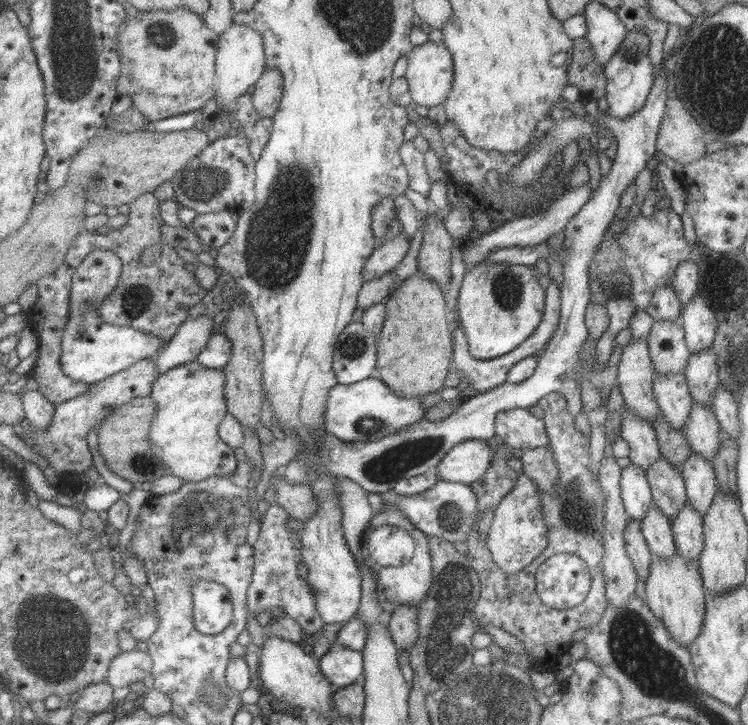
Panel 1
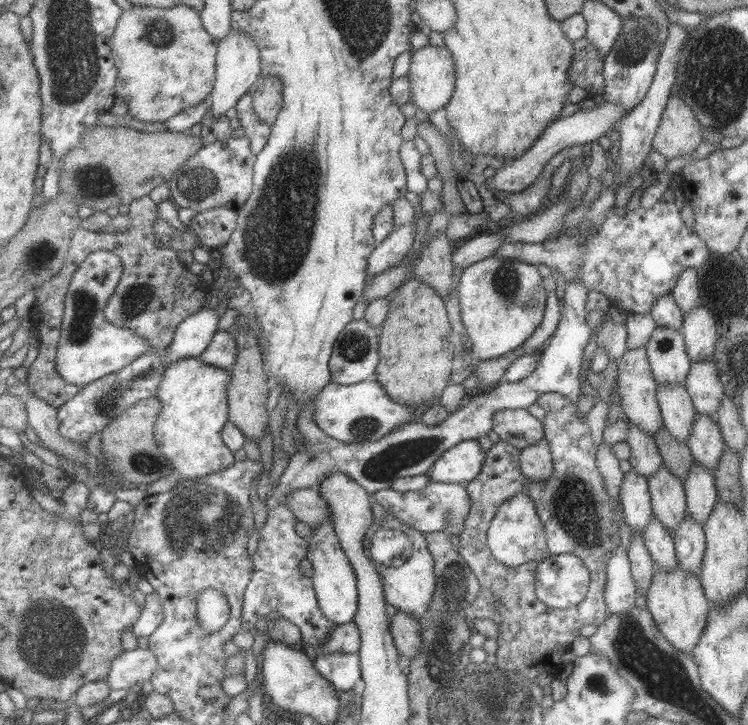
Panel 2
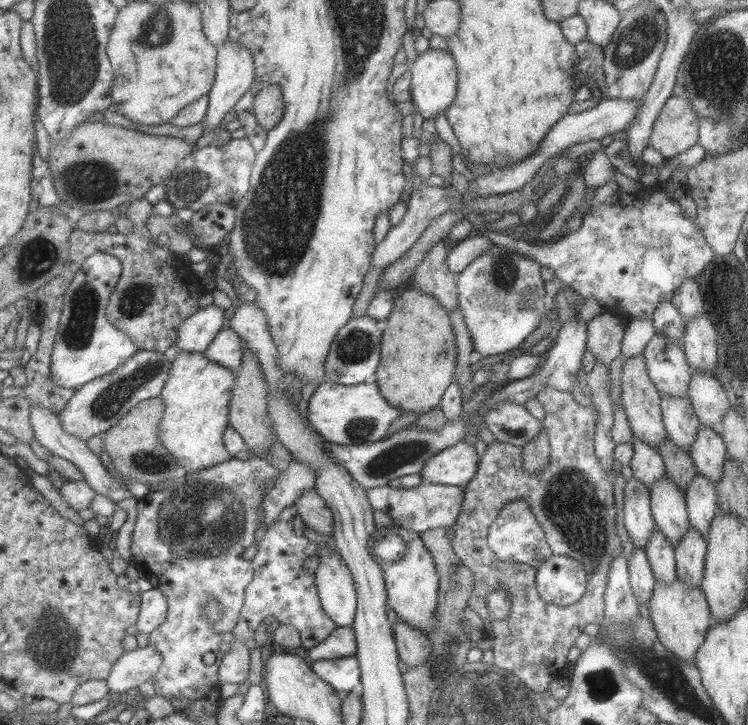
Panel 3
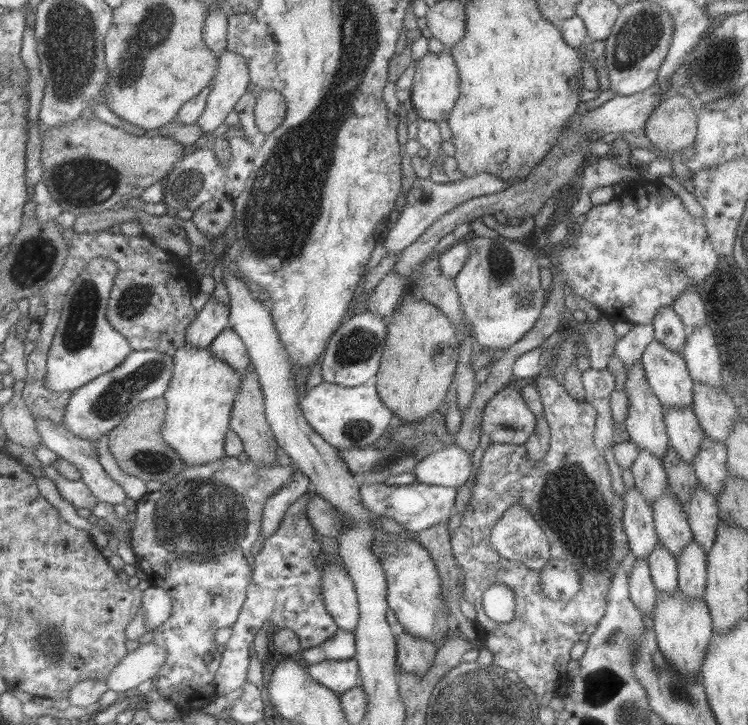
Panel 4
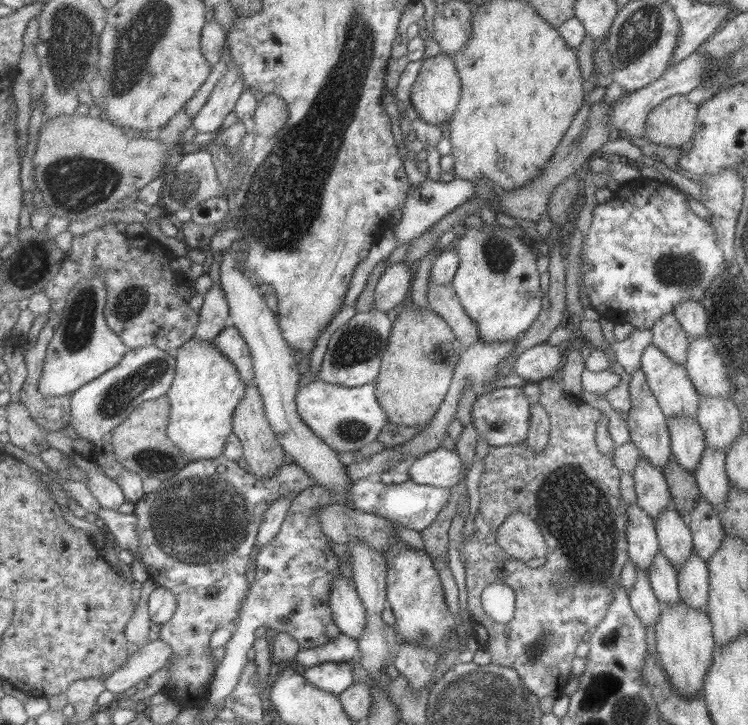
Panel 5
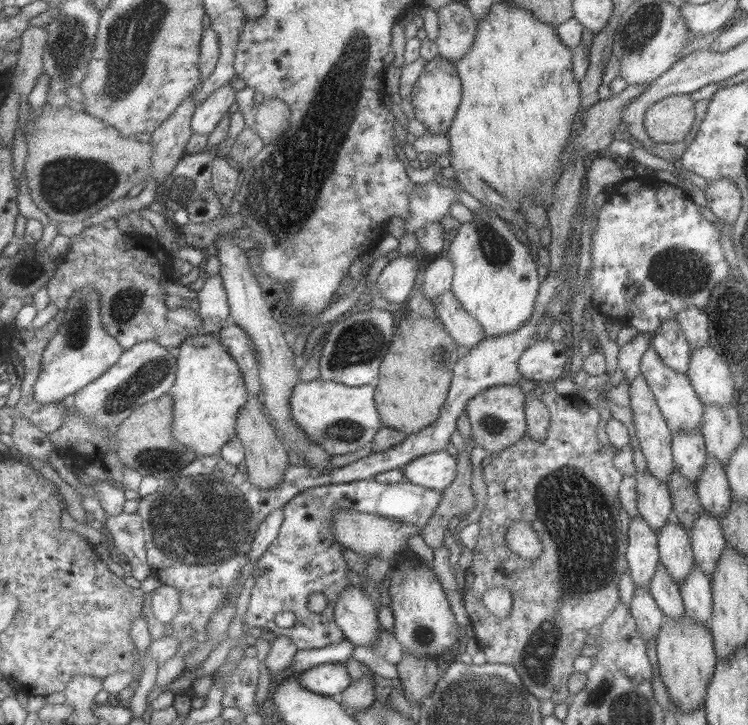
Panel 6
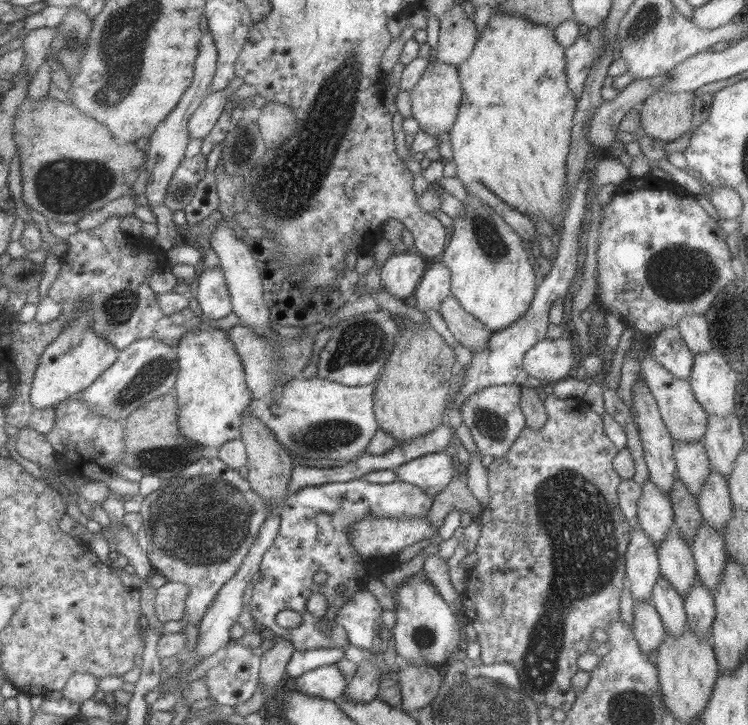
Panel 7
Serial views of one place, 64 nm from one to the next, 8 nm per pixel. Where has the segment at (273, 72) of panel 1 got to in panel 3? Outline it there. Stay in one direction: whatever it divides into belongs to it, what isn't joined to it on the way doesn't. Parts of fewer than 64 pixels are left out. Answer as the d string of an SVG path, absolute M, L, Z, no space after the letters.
M277 84L264 85L256 94L254 106L259 124L273 130L282 121L287 107L283 89Z

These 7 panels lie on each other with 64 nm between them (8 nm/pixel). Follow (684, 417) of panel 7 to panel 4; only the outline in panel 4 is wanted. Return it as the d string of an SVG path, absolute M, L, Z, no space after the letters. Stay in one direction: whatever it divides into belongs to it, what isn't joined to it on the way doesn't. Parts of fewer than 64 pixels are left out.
M653 340L647 344L641 367L645 381L664 410L691 406L693 382L689 377L682 353L673 353Z

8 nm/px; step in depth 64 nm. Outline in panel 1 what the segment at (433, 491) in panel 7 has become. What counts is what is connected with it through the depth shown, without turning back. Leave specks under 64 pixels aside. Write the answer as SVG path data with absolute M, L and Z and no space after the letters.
M487 440L464 441L453 446L434 470L440 480L470 485L480 479L485 469L488 469L491 456L492 451L489 450Z

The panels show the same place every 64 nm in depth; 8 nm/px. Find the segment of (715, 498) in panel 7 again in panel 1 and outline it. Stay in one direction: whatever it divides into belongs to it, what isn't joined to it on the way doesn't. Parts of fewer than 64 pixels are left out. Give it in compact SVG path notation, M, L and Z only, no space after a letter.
M693 400L683 432L691 452L709 460L717 455L721 430L709 406L703 406Z

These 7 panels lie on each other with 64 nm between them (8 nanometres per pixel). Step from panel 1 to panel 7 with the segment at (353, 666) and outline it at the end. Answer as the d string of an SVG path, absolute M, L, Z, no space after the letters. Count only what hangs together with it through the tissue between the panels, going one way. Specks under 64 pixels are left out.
M336 665L322 666L296 679L296 690L323 700L338 701L346 692L347 680Z

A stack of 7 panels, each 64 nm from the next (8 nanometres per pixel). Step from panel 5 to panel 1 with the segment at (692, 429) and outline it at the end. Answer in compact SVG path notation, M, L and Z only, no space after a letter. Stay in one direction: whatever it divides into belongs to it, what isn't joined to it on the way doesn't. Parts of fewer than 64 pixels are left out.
M684 374L654 376L652 390L669 426L673 430L684 430L693 401Z

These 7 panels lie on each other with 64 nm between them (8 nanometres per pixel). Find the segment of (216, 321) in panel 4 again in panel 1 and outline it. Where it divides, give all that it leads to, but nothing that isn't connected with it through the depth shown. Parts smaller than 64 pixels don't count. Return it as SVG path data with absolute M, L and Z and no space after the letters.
M199 316L185 321L178 334L166 344L166 348L155 359L157 376L167 374L183 364L193 362L205 351L213 336L215 320L209 316Z

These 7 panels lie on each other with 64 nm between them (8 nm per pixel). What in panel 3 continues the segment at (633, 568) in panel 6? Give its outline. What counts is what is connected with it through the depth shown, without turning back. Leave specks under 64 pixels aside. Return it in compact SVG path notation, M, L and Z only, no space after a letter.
M635 477L625 480L623 526L634 548L646 546L655 525L650 509L650 494Z

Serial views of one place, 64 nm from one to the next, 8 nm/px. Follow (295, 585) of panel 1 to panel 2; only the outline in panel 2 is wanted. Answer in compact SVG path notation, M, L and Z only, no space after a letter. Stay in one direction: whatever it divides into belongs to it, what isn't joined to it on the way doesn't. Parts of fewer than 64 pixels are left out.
M286 504L268 509L268 517L259 533L255 554L255 576L246 590L243 622L244 630L255 630L261 618L290 620L302 630L302 640L314 648L321 646L337 624L322 611L312 577L301 572L301 562L308 558L310 542L297 534L299 519Z

